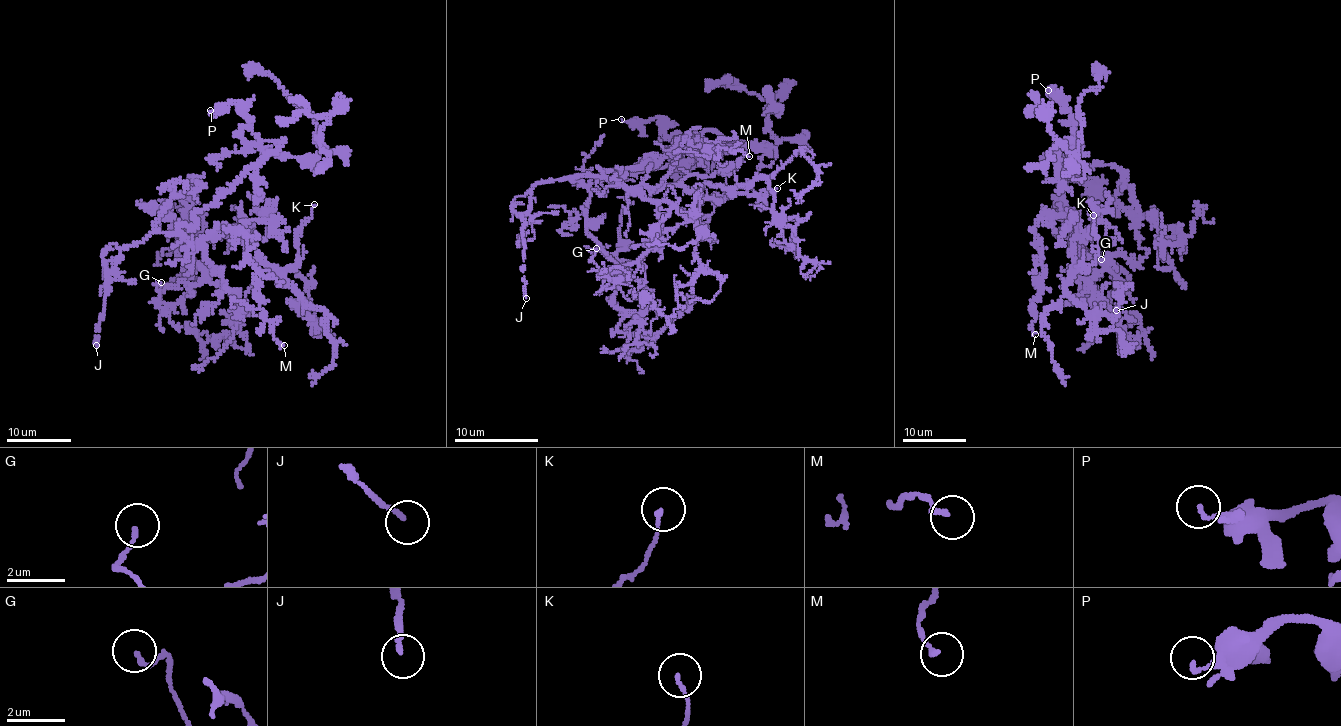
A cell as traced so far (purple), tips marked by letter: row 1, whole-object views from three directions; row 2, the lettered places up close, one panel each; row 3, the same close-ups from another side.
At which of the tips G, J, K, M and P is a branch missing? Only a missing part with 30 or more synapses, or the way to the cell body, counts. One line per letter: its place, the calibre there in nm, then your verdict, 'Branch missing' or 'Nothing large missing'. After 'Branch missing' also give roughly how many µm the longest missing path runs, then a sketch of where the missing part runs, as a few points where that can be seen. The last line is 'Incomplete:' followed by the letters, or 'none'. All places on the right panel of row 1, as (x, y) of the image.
G: Place: (1101, 259). Thickness 150 nm. Nothing large missing
J: Place: (1116, 310). Thickness 170 nm. Branch missing. Missing length about 60 µm
K: Place: (1093, 215). Thickness 130 nm. Nothing large missing
M: Place: (1035, 334). Thickness 190 nm. Nothing large missing
P: Place: (1048, 90). Thickness 130 nm. Nothing large missing
Incomplete: J

